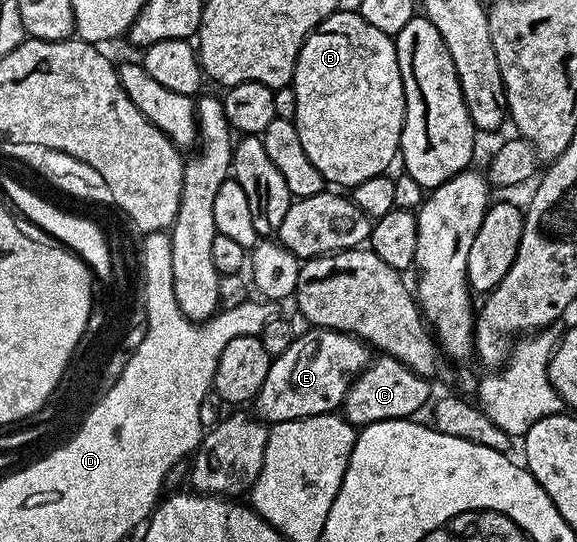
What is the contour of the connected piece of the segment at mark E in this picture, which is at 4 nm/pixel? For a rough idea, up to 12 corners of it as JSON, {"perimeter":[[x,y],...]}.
{"perimeter":[[312,328],[253,401],[270,425],[336,411],[367,345]]}

